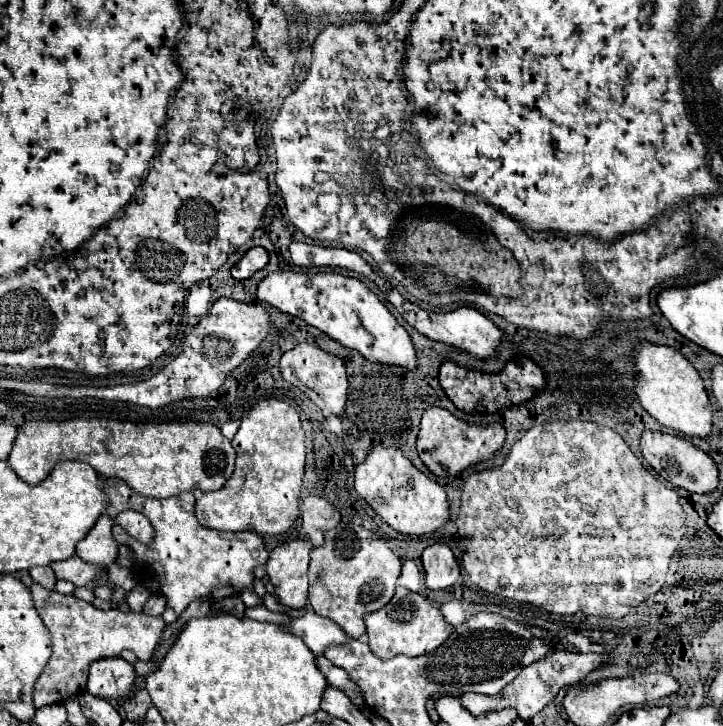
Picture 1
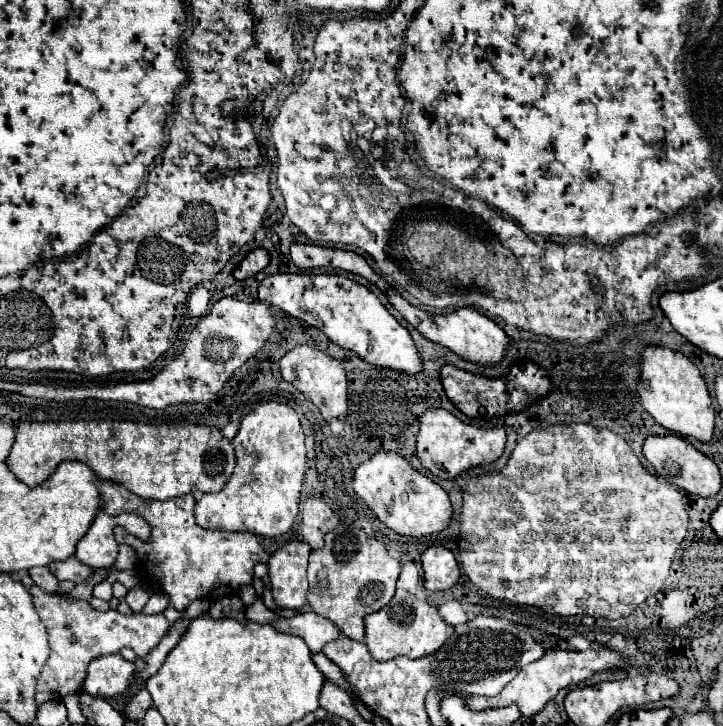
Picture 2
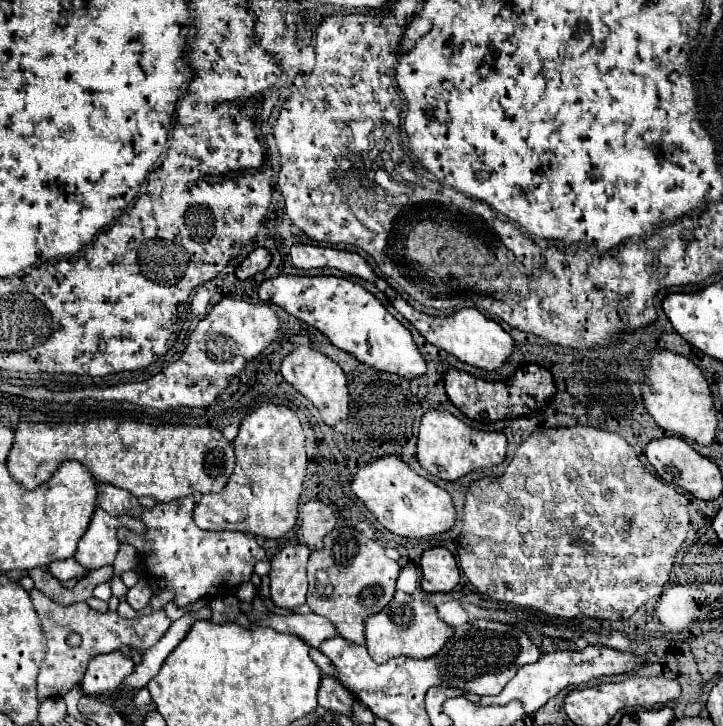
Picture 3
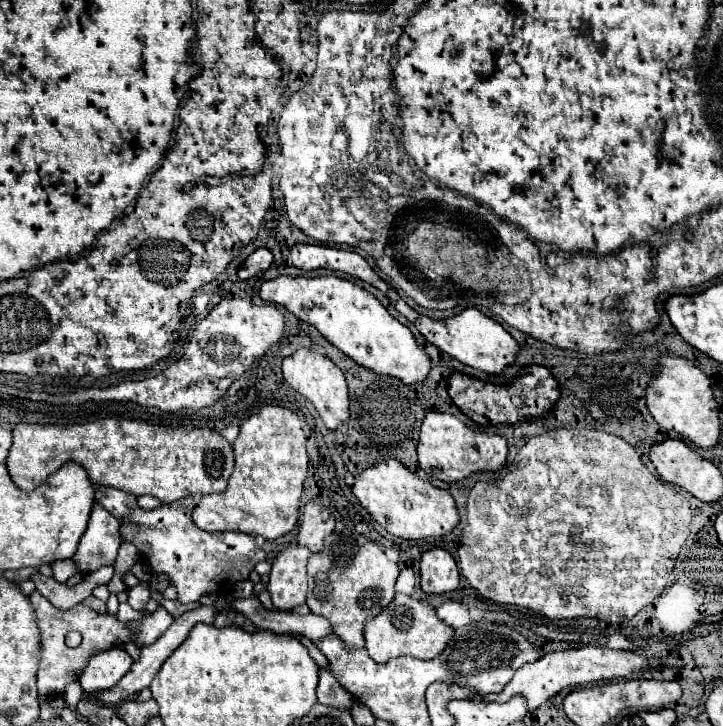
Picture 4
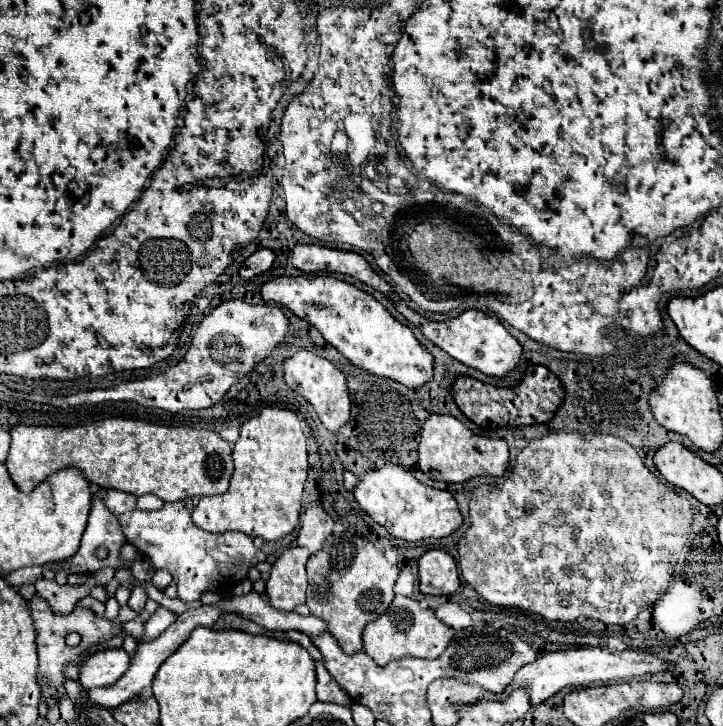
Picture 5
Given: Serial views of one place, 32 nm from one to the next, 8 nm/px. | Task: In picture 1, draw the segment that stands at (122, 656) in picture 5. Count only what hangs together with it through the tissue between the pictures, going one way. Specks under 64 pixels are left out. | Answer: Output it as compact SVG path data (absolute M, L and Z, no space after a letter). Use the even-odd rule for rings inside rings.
M122 658L96 660L88 674L88 692L106 700L124 700L136 682L134 666Z

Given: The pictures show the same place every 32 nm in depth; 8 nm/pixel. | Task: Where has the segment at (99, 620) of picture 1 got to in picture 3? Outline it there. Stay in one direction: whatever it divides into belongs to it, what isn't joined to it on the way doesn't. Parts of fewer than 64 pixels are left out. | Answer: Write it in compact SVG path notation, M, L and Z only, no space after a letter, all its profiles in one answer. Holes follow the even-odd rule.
M38 588L30 590L32 604L38 612L38 618L42 622L46 640L48 640L48 654L42 662L40 674L38 674L38 702L44 702L48 698L62 698L72 688L80 686L80 680L84 678L86 666L94 656L116 652L122 646L130 646L136 652L144 654L148 648L152 648L170 628L170 620L166 618L164 610L154 612L150 616L138 616L138 618L122 618L118 612L96 612L86 602L76 604L58 604L56 600L50 600L44 596ZM76 632L82 642L78 646L68 644L68 636Z

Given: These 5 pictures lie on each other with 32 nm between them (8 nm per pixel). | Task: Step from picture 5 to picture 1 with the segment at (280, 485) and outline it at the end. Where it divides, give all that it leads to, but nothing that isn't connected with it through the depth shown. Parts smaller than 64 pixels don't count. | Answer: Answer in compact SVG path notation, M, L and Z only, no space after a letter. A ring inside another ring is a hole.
M260 400L242 416L240 428L232 438L232 446L236 450L236 470L220 490L206 492L196 502L198 522L214 530L250 530L270 536L286 532L298 516L300 486L304 475L304 430L298 412L282 400Z

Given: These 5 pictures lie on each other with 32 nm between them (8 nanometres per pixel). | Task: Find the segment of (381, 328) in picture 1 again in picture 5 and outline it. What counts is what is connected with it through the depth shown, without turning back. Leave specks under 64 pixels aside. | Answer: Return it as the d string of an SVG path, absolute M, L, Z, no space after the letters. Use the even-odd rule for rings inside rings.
M280 276L262 284L264 302L276 302L294 316L310 322L326 342L338 348L358 368L392 378L408 388L418 388L432 378L432 356L398 320L368 292L334 276Z

